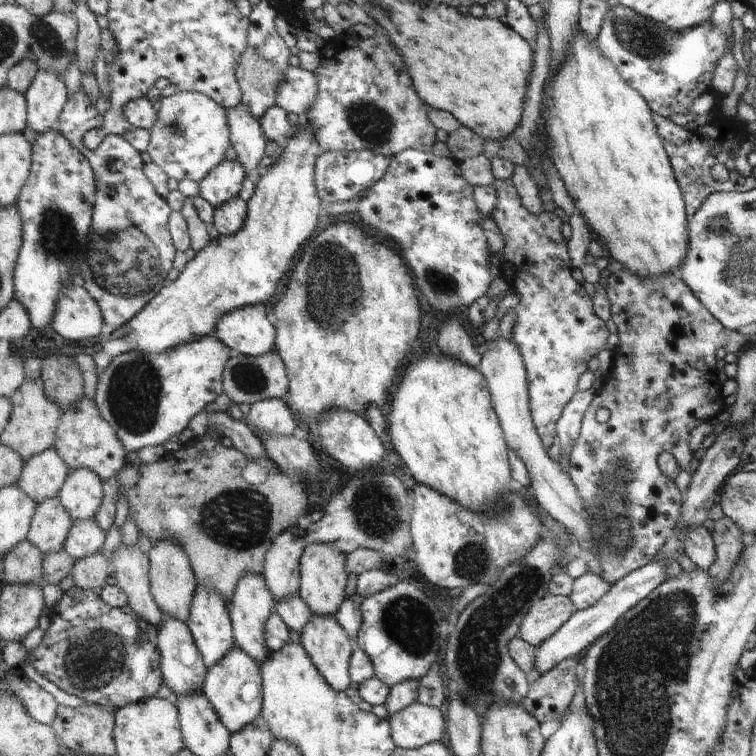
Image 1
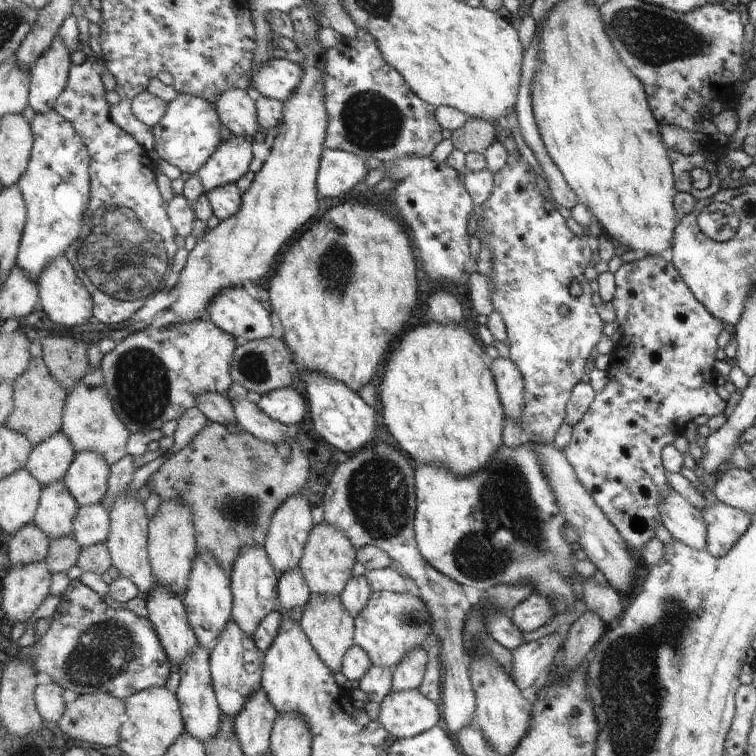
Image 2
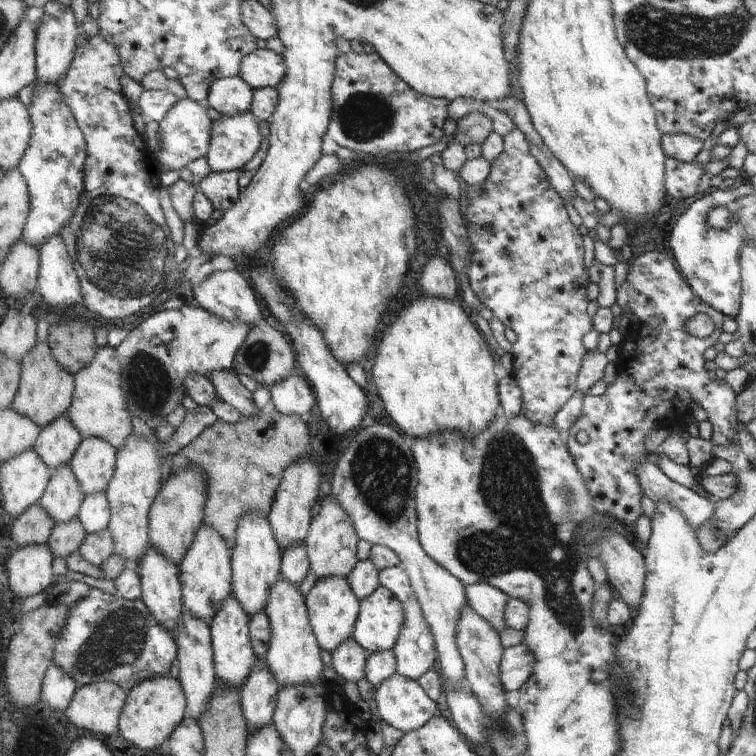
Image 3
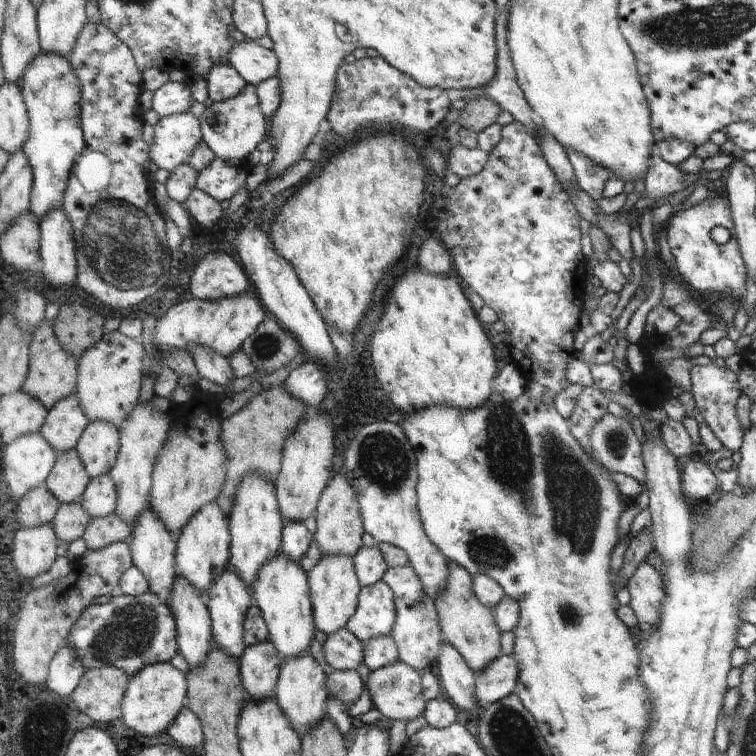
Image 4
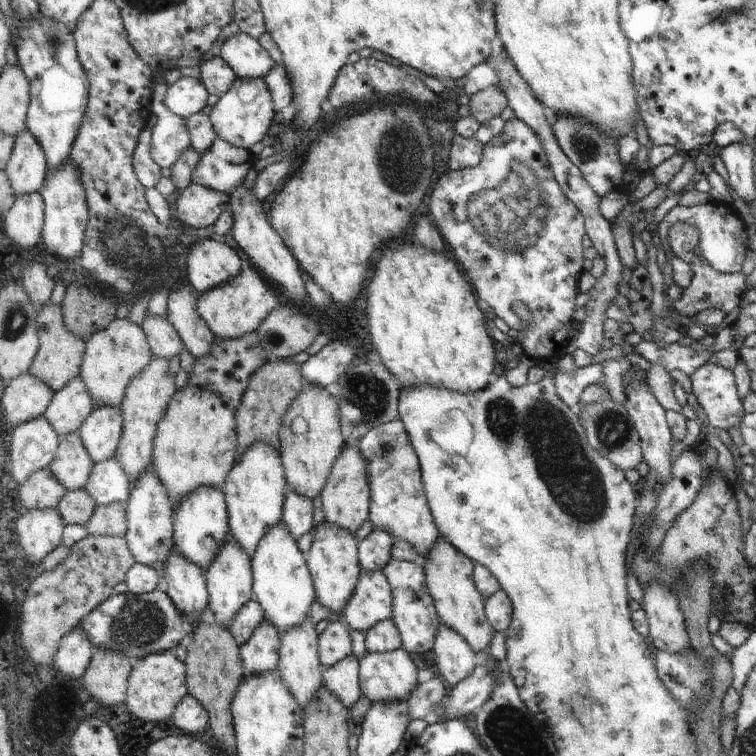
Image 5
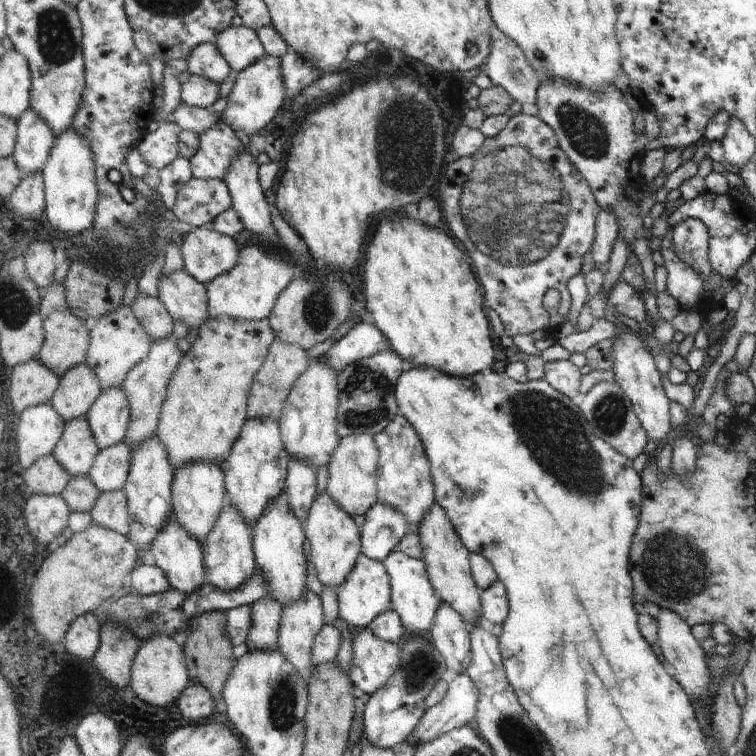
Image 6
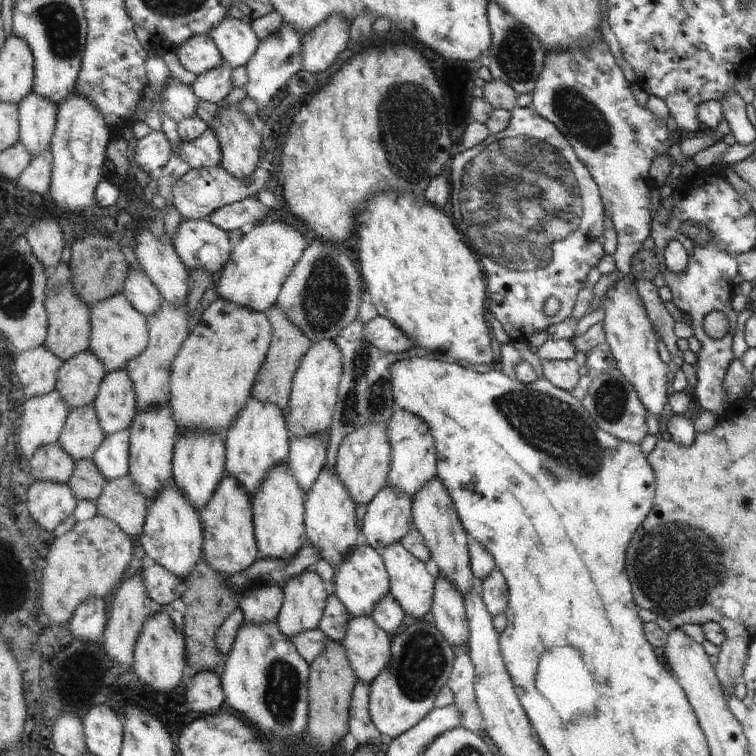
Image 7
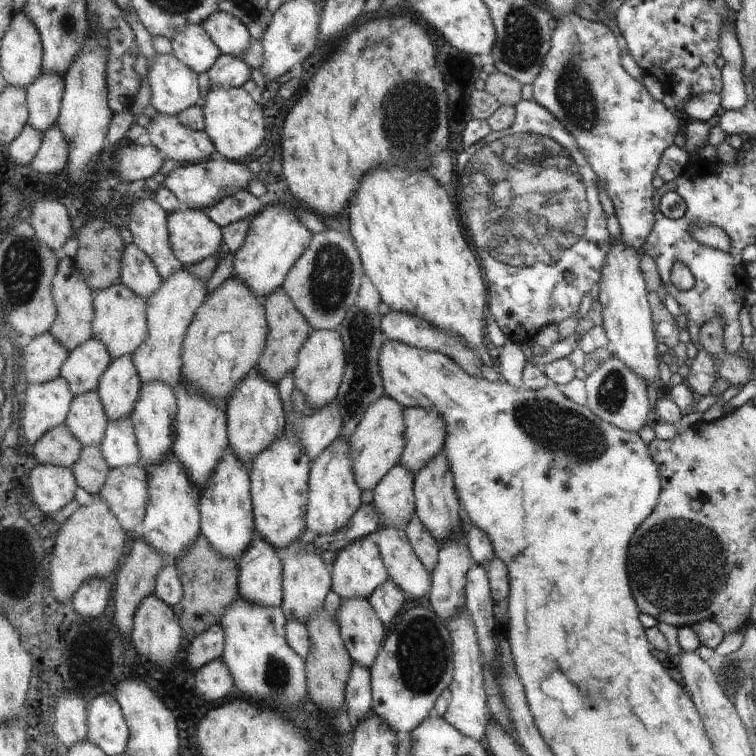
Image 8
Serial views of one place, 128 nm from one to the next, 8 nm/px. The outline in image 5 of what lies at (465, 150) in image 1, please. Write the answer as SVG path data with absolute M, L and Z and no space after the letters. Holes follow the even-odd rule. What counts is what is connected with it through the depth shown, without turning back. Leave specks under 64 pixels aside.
M489 86L485 90L473 94L467 105L469 115L483 125L500 117L501 112L509 107L509 102L503 90Z

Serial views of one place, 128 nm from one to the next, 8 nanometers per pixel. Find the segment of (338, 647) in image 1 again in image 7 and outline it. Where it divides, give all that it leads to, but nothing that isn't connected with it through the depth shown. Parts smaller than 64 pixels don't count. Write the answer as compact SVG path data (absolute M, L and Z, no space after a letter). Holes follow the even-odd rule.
M334 466L323 468L313 489L306 496L306 530L309 542L317 546L320 558L333 568L339 569L348 560L352 551L362 544L362 530L355 518L356 503L349 489L342 484Z

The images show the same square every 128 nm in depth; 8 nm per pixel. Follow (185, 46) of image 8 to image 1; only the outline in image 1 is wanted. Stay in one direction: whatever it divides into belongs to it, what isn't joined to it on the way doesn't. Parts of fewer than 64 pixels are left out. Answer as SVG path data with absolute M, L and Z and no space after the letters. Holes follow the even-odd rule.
M239 104L227 109L227 122L231 129L231 142L239 162L247 168L247 177L255 172L260 177L266 171L261 168L261 162L267 156L267 138L260 120L257 120L245 104Z

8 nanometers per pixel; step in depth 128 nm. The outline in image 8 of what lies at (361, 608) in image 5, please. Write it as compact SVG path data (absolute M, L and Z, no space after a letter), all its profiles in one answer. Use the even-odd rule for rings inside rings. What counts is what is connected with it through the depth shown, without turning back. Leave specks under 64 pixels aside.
M372 536L357 541L351 540L351 544L337 553L331 566L332 590L337 592L343 599L362 597L369 600L380 587L383 587L383 584L391 580L382 556L382 550L379 549Z

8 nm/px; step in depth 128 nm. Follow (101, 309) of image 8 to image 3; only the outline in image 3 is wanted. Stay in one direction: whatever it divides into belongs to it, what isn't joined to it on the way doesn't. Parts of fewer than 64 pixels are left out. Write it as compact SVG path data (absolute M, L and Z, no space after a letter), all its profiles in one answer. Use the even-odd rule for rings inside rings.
M116 347L99 348L93 362L81 372L74 374L76 382L74 400L67 414L74 421L75 428L79 428L84 439L89 436L101 436L103 440L109 440L118 450L125 448L127 440L133 434L131 410L127 408L121 368L123 364L119 360L119 350Z

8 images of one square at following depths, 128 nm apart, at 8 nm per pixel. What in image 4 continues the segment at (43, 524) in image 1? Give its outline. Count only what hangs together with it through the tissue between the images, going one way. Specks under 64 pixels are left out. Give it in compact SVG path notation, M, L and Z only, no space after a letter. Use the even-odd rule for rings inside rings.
M77 448L58 453L54 471L46 480L47 488L62 504L81 502L90 482L90 474Z

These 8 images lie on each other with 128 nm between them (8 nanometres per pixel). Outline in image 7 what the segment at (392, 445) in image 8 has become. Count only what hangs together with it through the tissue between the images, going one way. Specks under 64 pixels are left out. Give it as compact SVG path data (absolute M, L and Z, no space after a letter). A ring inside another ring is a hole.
M378 423L367 424L355 430L342 441L338 448L334 470L342 484L349 489L356 504L369 505L388 485L393 448L389 440L387 426Z

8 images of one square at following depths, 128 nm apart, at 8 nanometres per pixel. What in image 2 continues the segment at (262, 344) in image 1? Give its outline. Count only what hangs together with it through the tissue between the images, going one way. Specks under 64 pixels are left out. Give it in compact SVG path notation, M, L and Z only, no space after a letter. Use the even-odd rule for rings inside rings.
M243 286L227 288L215 296L206 314L241 345L273 336L271 314Z

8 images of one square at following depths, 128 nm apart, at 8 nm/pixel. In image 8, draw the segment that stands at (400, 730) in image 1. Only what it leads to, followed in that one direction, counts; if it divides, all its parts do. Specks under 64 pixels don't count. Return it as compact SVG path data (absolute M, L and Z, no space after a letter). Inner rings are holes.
M362 597L344 599L338 624L351 659L371 670L387 639L387 628L369 600Z

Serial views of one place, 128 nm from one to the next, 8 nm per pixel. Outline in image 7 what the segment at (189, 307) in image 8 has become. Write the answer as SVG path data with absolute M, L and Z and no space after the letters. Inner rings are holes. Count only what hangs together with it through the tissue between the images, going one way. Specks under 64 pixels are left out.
M186 300L177 305L166 301L161 311L149 319L150 347L137 359L127 364L126 372L130 374L138 398L138 411L146 412L152 407L165 407L170 404L171 374L174 361L177 359L183 344L186 344L189 335L189 312Z

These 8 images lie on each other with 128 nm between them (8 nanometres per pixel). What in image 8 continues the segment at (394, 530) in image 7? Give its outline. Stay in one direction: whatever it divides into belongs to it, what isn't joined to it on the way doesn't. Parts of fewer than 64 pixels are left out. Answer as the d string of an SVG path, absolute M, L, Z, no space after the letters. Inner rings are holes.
M397 464L387 472L387 476L374 488L376 514L380 515L380 528L404 528L416 515L416 475L407 470L403 464Z

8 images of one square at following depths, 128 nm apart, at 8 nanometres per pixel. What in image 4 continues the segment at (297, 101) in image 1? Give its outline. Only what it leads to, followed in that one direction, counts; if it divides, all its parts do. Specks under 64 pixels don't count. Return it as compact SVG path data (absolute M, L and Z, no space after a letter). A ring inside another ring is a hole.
M254 41L236 42L230 54L230 65L236 68L236 71L248 82L248 84L258 85L269 78L273 78L279 74L280 62L274 49L267 49Z

